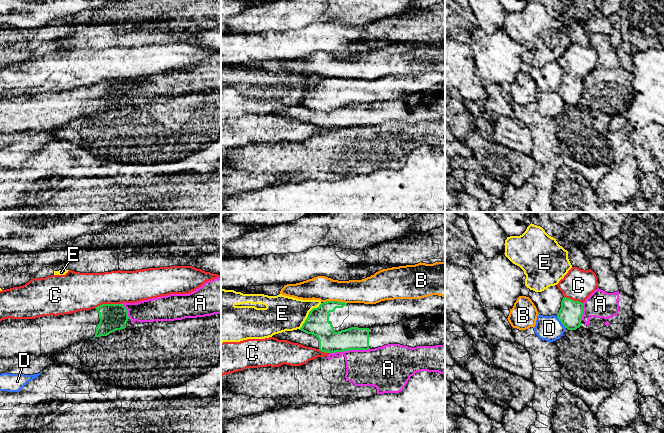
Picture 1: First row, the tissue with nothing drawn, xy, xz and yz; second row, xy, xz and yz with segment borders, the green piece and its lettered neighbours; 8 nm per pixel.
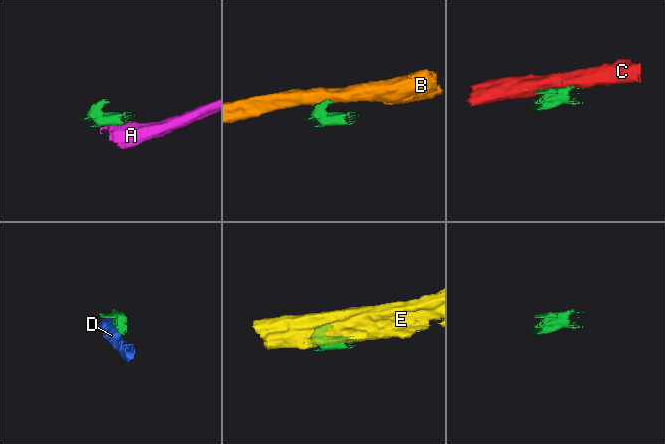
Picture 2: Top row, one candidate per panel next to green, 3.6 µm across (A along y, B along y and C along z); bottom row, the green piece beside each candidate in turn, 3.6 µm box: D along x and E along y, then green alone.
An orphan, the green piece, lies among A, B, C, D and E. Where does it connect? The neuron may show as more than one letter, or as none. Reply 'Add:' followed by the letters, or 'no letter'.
Add: no letter

